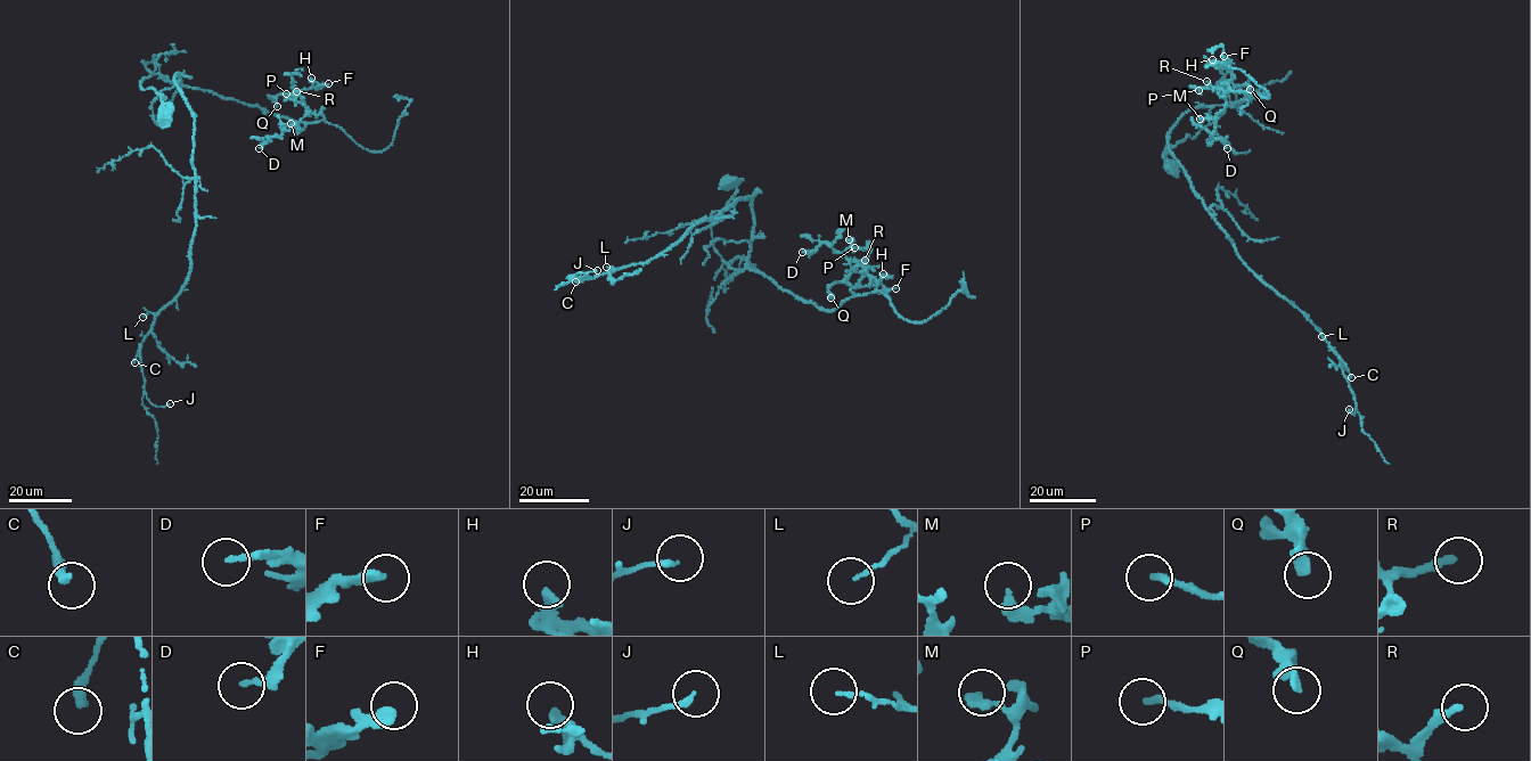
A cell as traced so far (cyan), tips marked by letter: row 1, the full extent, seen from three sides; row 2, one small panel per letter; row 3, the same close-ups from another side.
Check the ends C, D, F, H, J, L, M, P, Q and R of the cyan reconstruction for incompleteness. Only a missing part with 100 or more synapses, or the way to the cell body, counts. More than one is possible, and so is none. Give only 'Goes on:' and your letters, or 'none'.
Goes on: none

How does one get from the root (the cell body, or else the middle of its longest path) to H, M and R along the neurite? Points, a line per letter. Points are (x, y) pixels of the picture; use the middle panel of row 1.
H: (728, 181), (737, 190), (711, 227), (731, 268), (829, 310), (878, 285), (854, 266), (852, 286), (883, 273)
M: (728, 181), (737, 190), (711, 227), (731, 268), (835, 310), (878, 285), (851, 266), (849, 239)
R: (728, 181), (737, 190), (711, 227), (731, 268), (760, 271), (829, 310), (875, 289), (857, 263), (865, 260)

